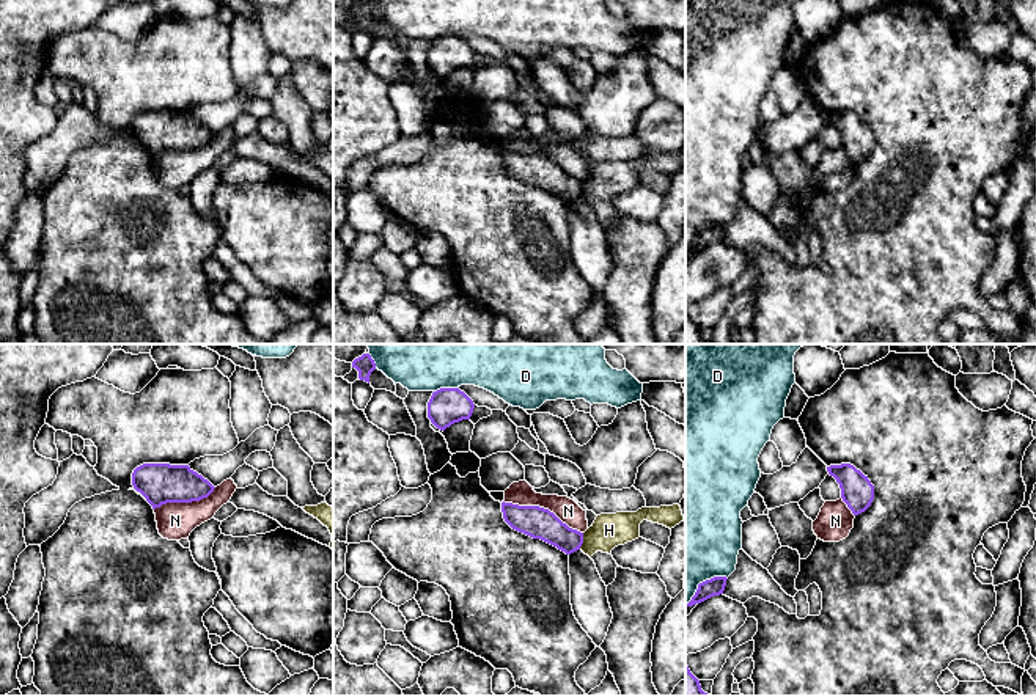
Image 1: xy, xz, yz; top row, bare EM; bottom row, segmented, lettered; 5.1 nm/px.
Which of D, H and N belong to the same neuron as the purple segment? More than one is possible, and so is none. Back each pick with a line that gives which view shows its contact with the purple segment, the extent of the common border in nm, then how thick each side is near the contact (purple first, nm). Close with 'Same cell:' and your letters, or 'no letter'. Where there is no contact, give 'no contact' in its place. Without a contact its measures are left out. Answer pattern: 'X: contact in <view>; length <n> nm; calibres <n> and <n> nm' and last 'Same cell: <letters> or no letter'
Same cell: no letter

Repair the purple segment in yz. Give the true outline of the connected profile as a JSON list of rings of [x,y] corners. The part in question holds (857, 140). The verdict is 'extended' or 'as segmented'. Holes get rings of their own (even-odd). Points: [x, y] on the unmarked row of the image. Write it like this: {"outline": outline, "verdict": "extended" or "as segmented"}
{"outline": [[[850,112],[827,115],[830,124],[841,137],[841,146],[854,163],[865,160],[874,148],[874,134],[860,118]]], "verdict": "as segmented"}

